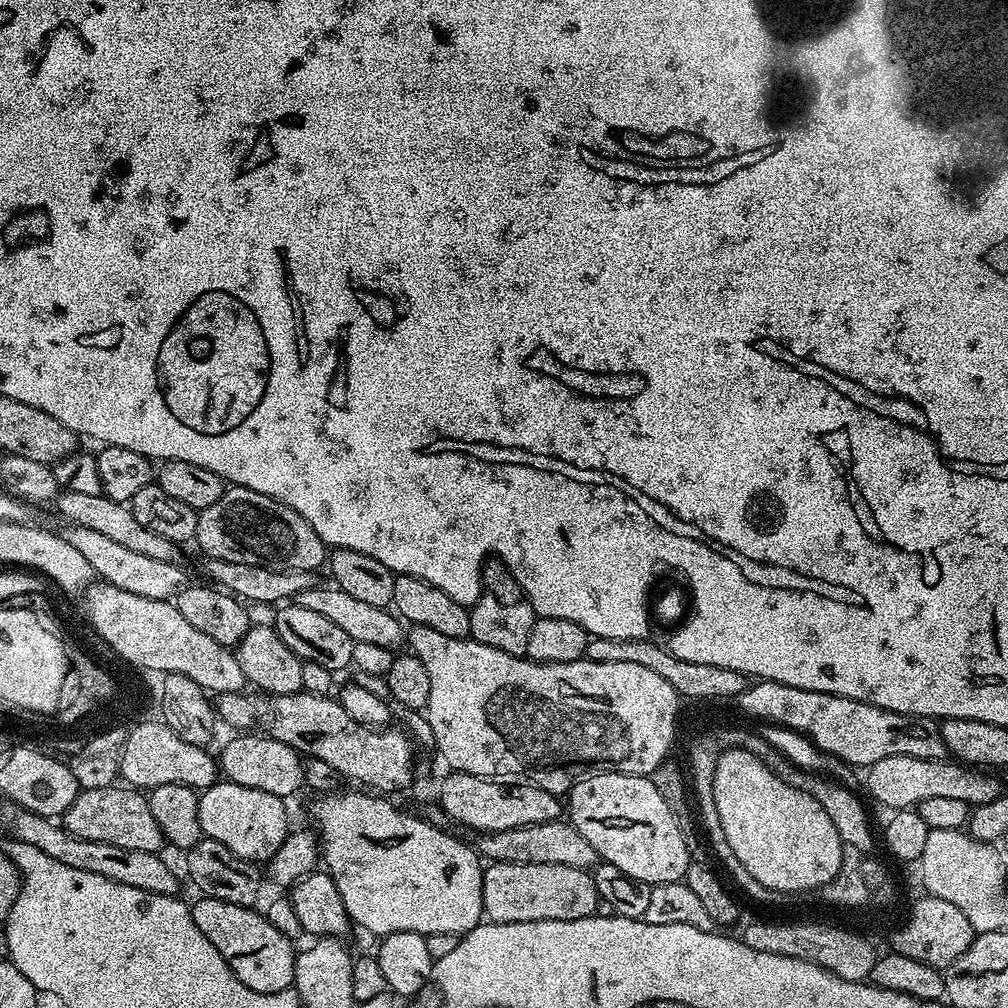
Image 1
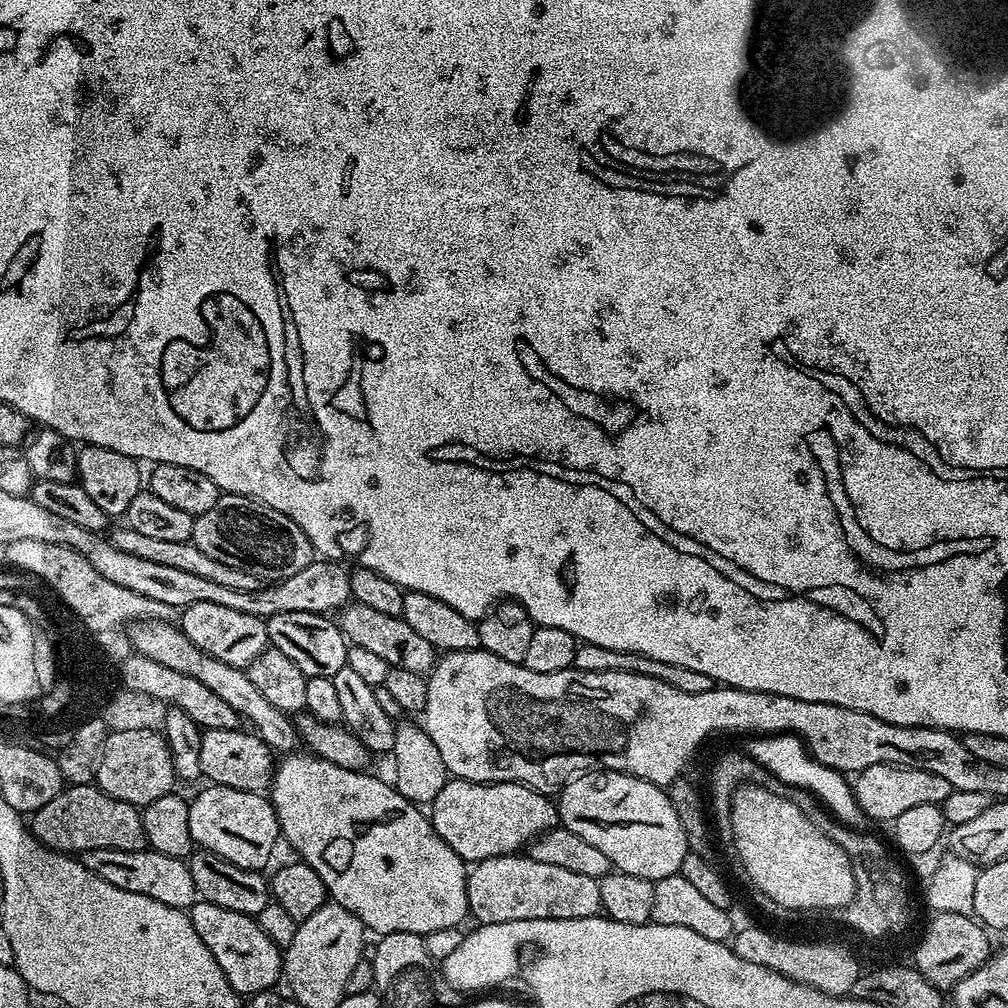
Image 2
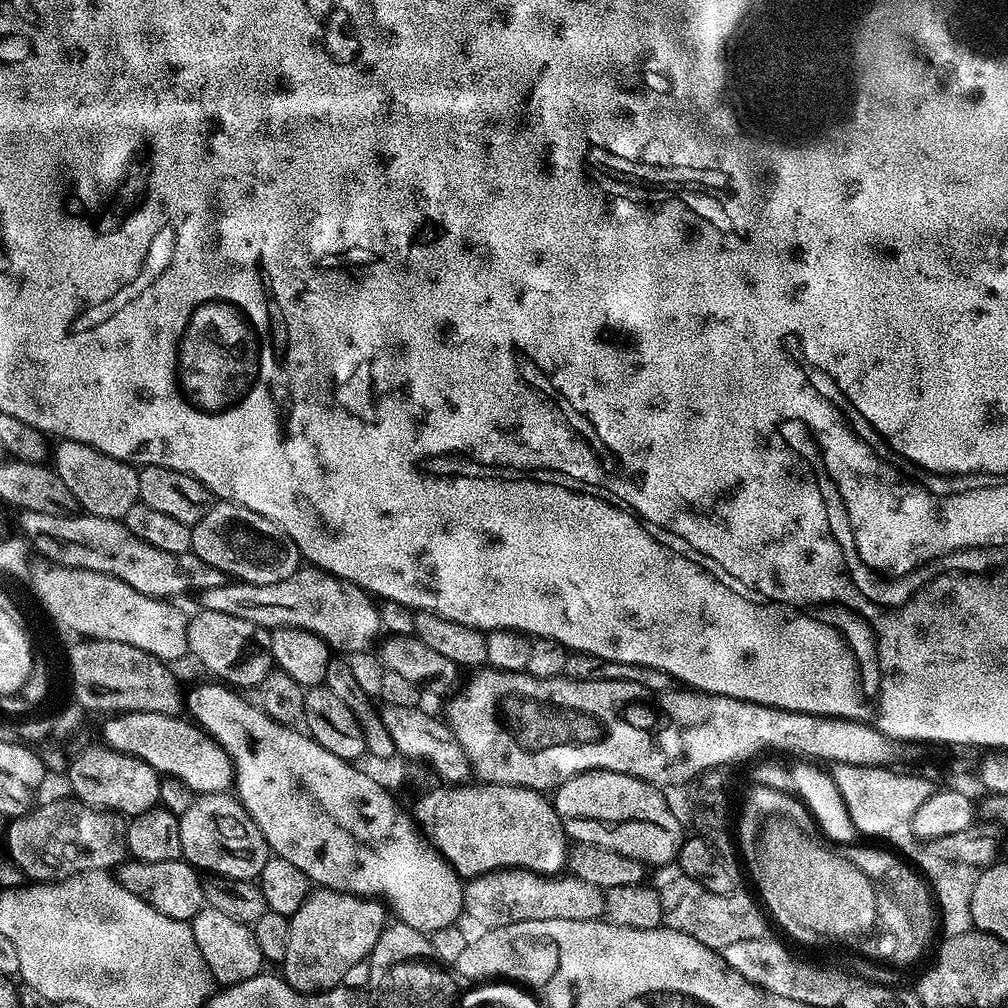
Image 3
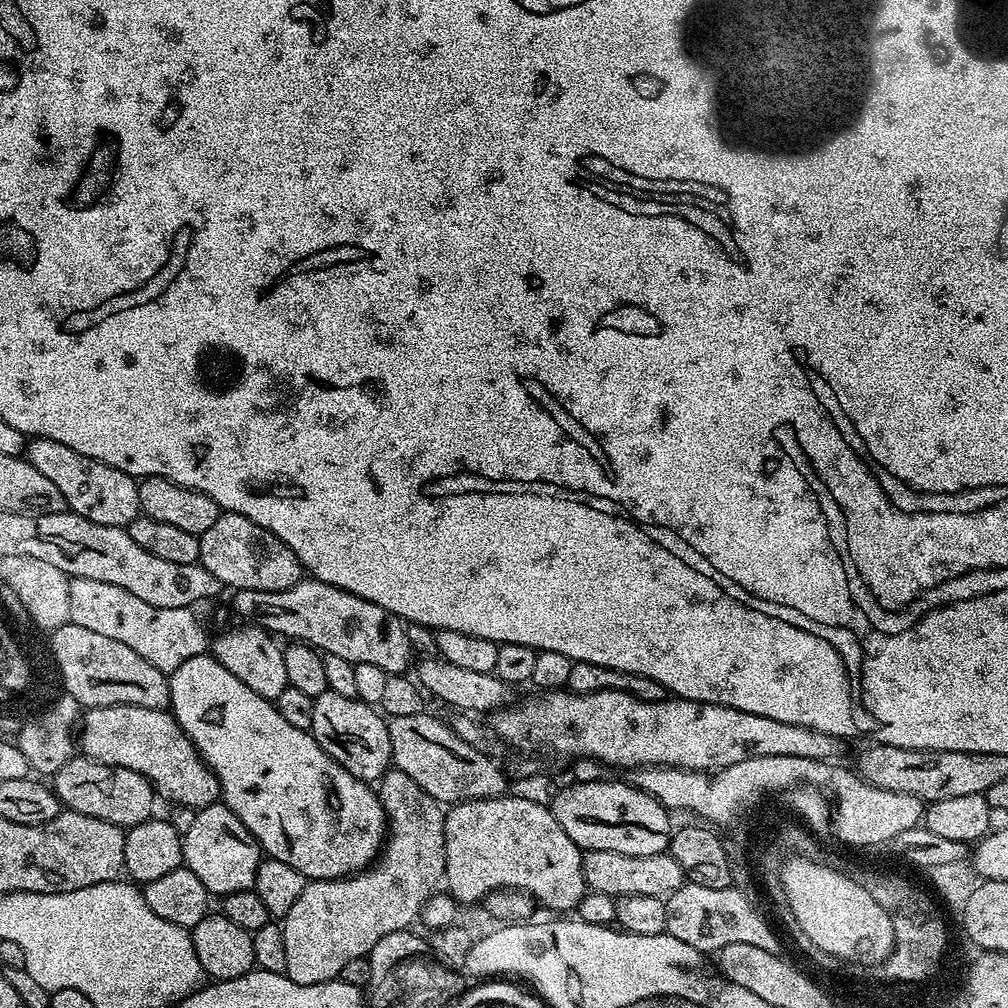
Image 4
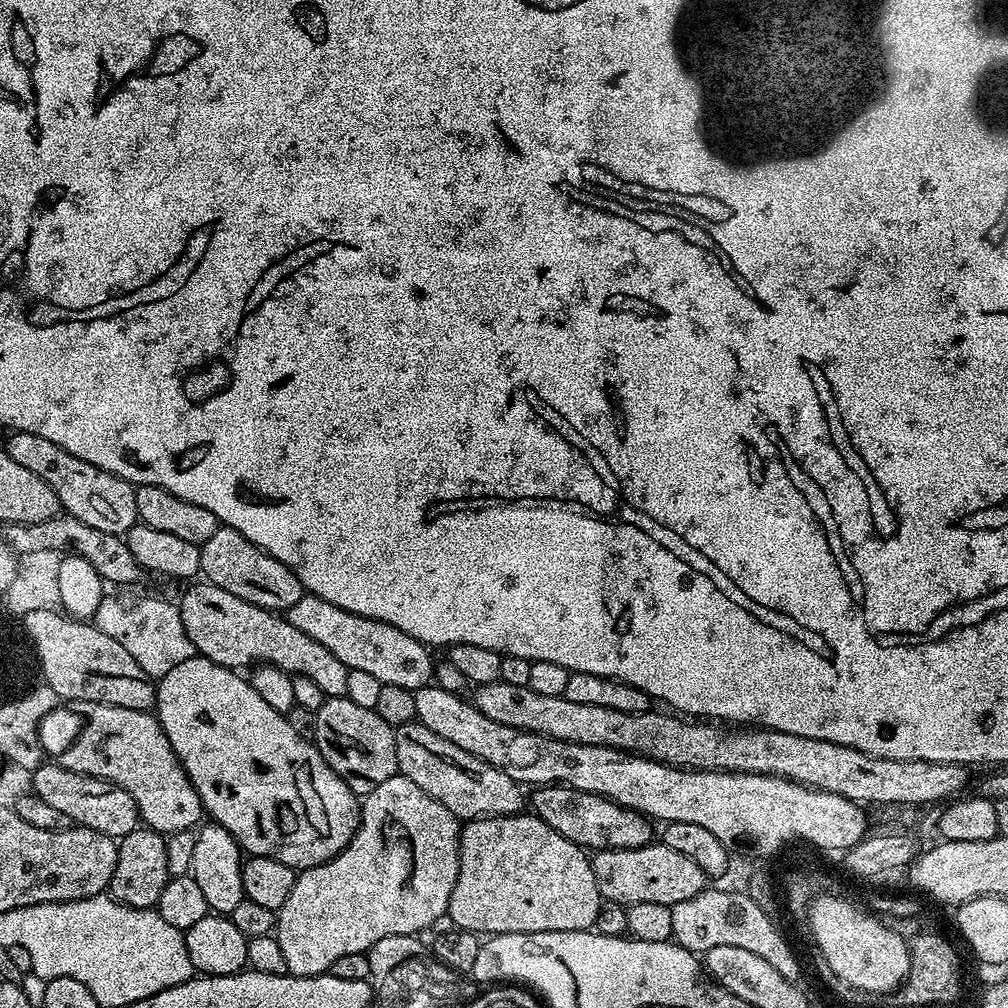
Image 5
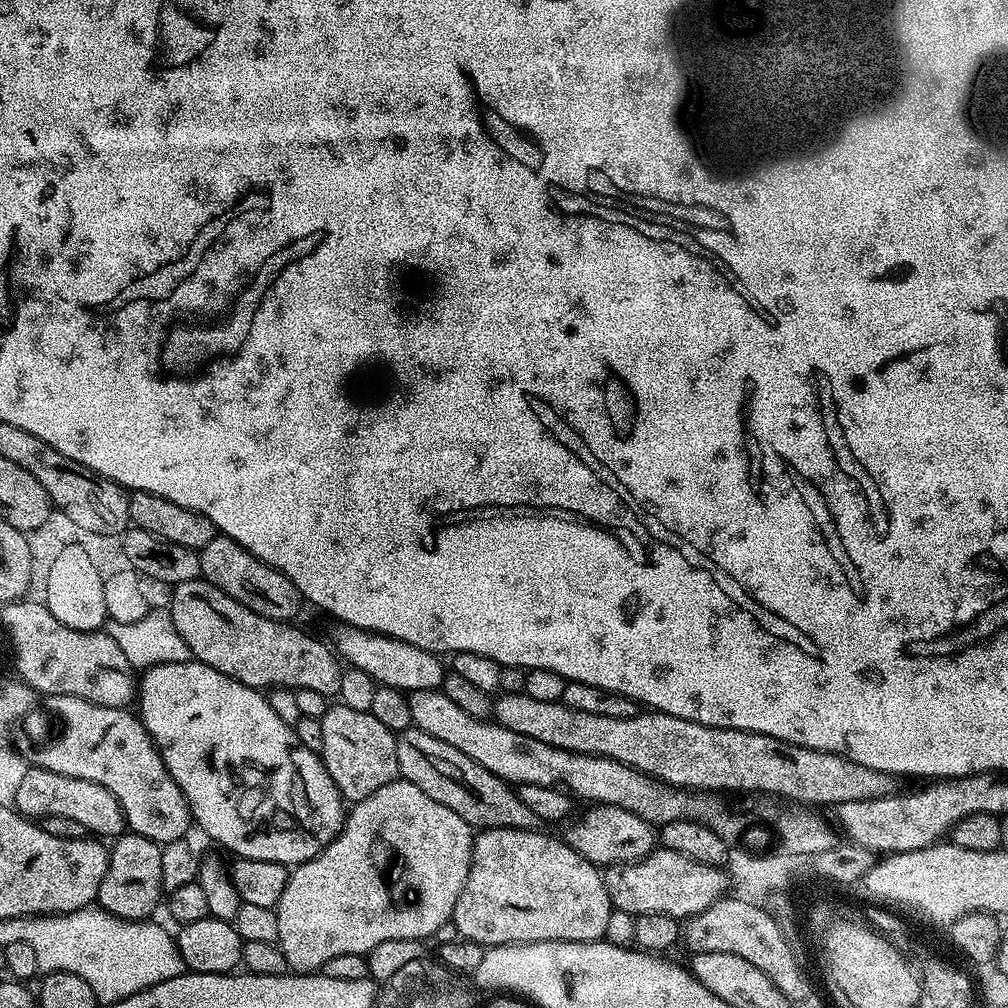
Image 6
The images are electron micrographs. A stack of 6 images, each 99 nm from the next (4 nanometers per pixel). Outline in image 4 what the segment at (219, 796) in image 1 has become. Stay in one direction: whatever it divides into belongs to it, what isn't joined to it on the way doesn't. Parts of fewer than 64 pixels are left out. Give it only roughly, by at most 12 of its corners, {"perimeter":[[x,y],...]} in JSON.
{"perimeter":[[217,802],[182,835],[213,897],[256,887],[262,849]]}

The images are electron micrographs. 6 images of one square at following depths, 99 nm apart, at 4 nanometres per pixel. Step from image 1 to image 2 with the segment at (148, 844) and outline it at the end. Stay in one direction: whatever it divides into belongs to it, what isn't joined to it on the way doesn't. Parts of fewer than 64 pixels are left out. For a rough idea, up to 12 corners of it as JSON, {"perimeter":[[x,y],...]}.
{"perimeter":[[95,783],[65,787],[30,816],[65,854],[143,852],[141,809]]}

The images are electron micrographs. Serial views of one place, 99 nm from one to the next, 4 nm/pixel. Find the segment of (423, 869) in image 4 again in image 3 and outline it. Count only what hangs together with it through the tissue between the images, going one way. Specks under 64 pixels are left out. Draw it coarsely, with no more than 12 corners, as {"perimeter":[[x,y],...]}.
{"perimeter":[[313,891],[290,917],[284,981],[343,985],[386,926],[372,898]]}

